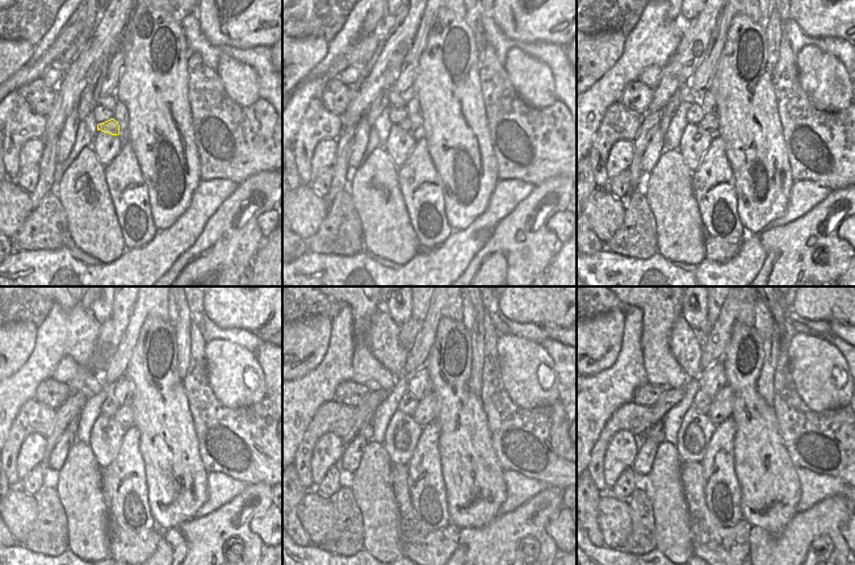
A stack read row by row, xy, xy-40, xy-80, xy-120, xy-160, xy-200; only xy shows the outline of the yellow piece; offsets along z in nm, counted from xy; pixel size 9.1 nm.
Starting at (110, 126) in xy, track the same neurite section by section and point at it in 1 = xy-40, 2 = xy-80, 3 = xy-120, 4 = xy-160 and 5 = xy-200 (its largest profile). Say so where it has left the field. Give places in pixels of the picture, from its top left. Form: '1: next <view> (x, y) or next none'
1: next xy-40 (413, 125)
2: next xy-80 (709, 122)
3: next xy-120 (124, 414)
4: next xy-160 (427, 409)
5: next xy-200 (721, 407)

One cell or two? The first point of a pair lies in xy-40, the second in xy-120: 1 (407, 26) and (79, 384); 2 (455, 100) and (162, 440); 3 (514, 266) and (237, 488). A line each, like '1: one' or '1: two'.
1: one
2: one
3: two

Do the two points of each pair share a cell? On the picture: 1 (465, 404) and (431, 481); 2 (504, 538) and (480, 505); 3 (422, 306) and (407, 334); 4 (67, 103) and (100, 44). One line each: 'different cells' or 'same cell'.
1: different cells
2: different cells
3: same cell
4: same cell

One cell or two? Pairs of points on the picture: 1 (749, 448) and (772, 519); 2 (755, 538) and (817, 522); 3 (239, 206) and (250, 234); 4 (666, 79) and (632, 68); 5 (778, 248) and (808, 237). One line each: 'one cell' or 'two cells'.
1: one cell
2: one cell
3: one cell
4: two cells
5: one cell

